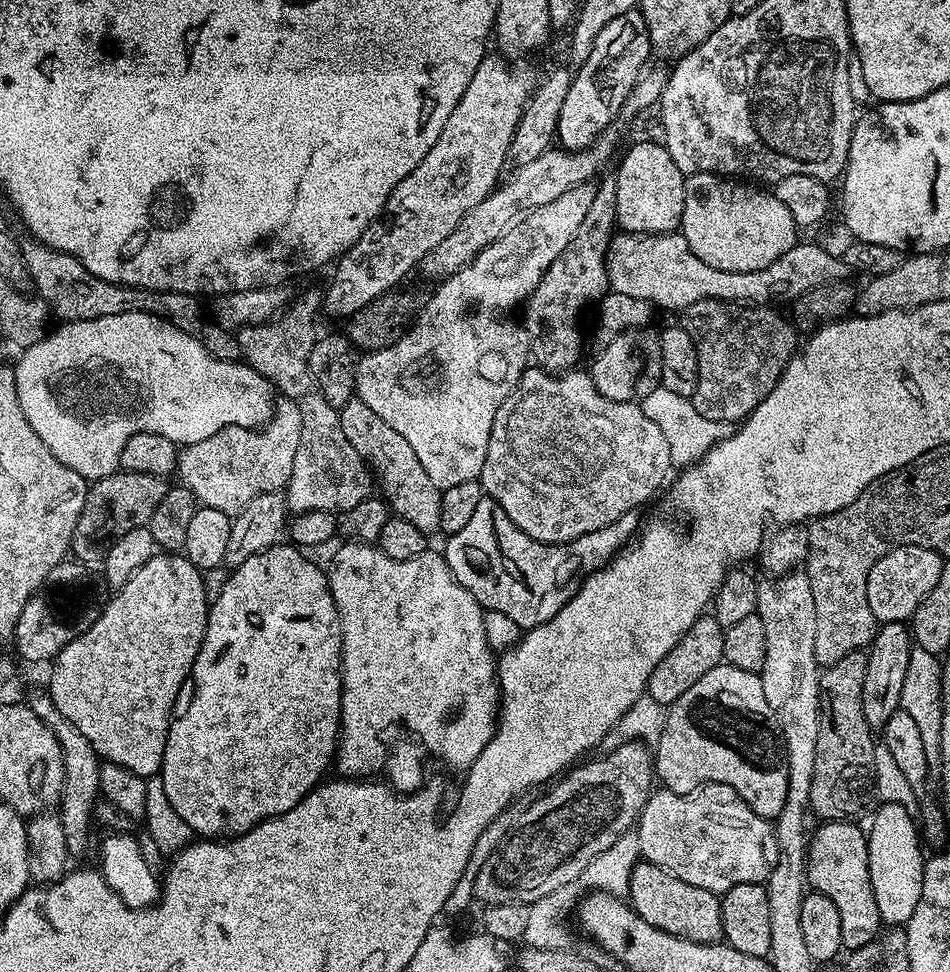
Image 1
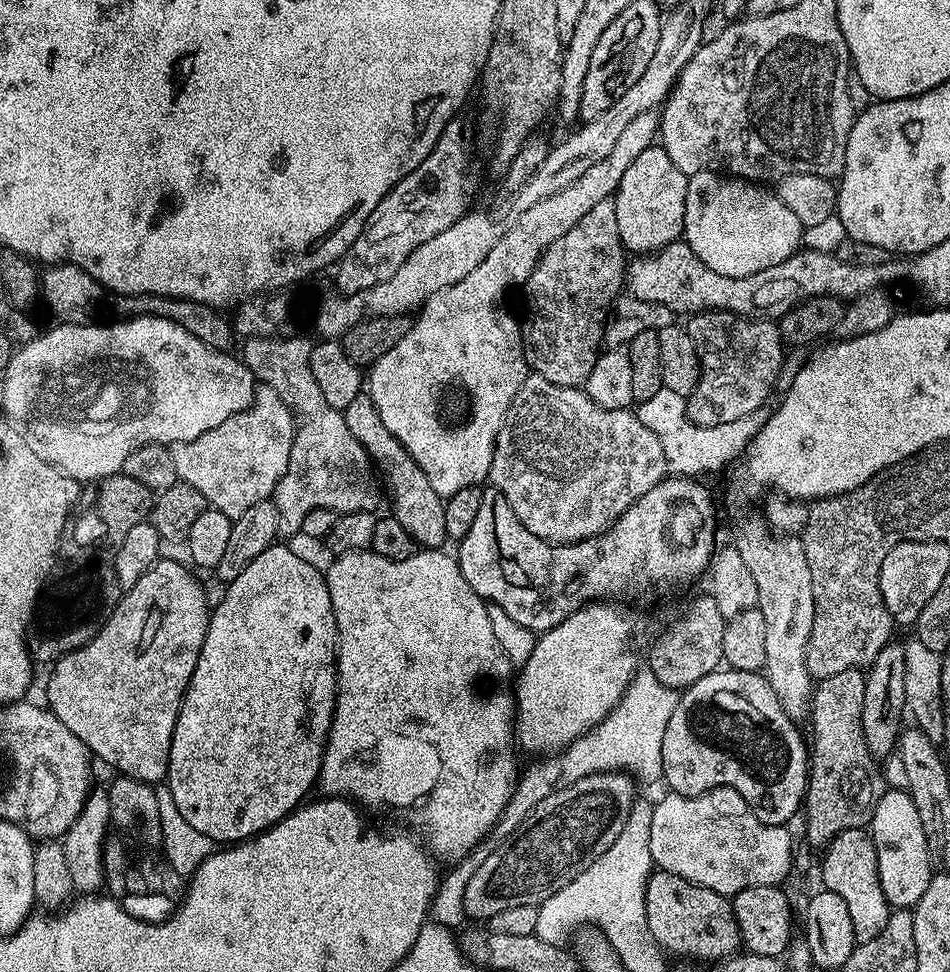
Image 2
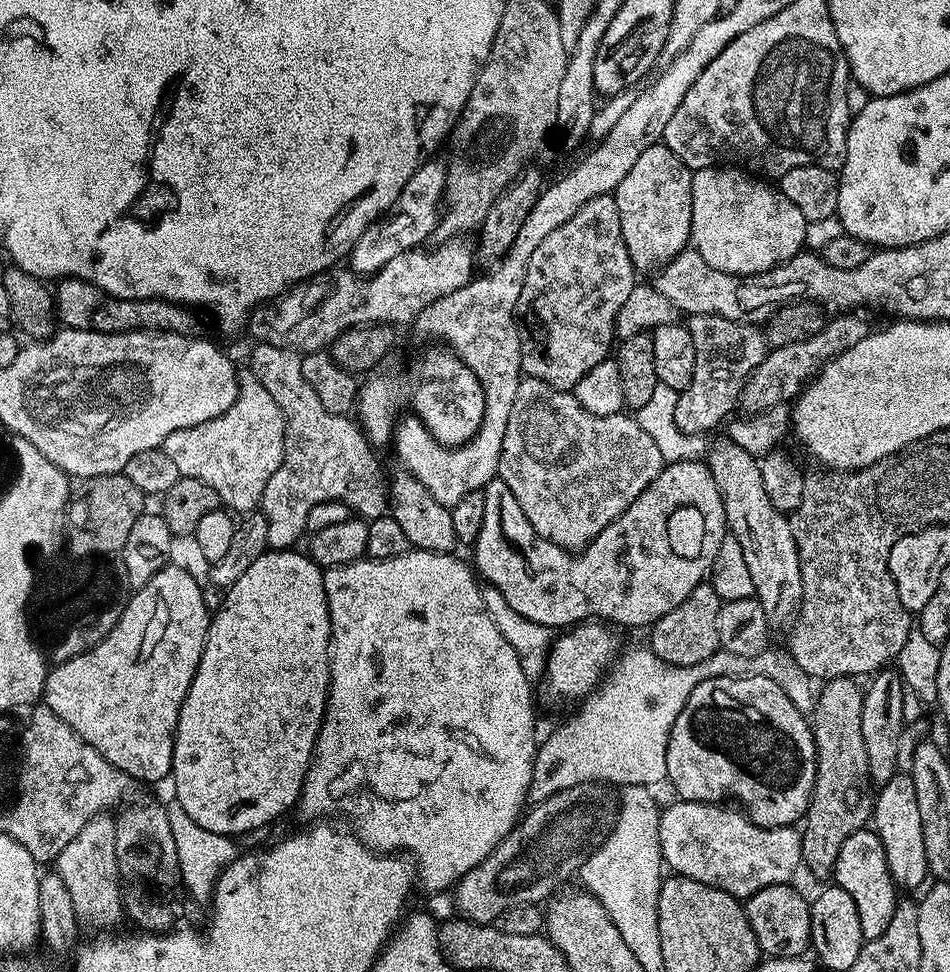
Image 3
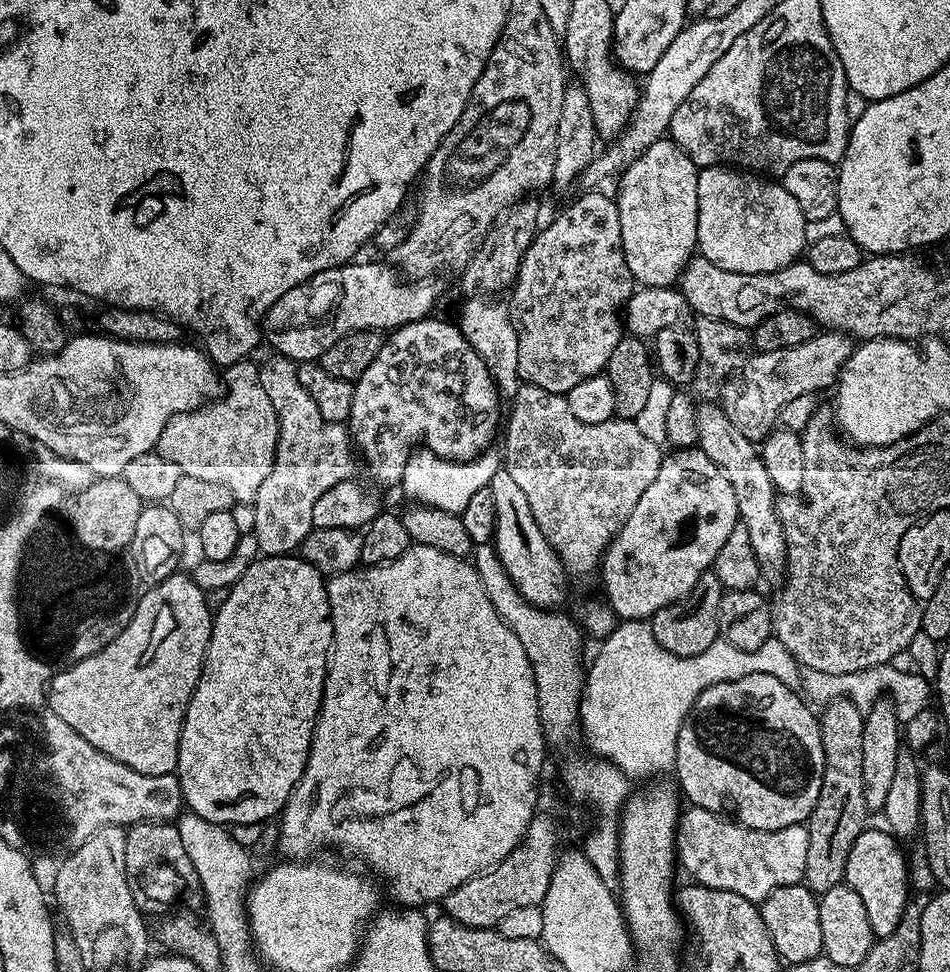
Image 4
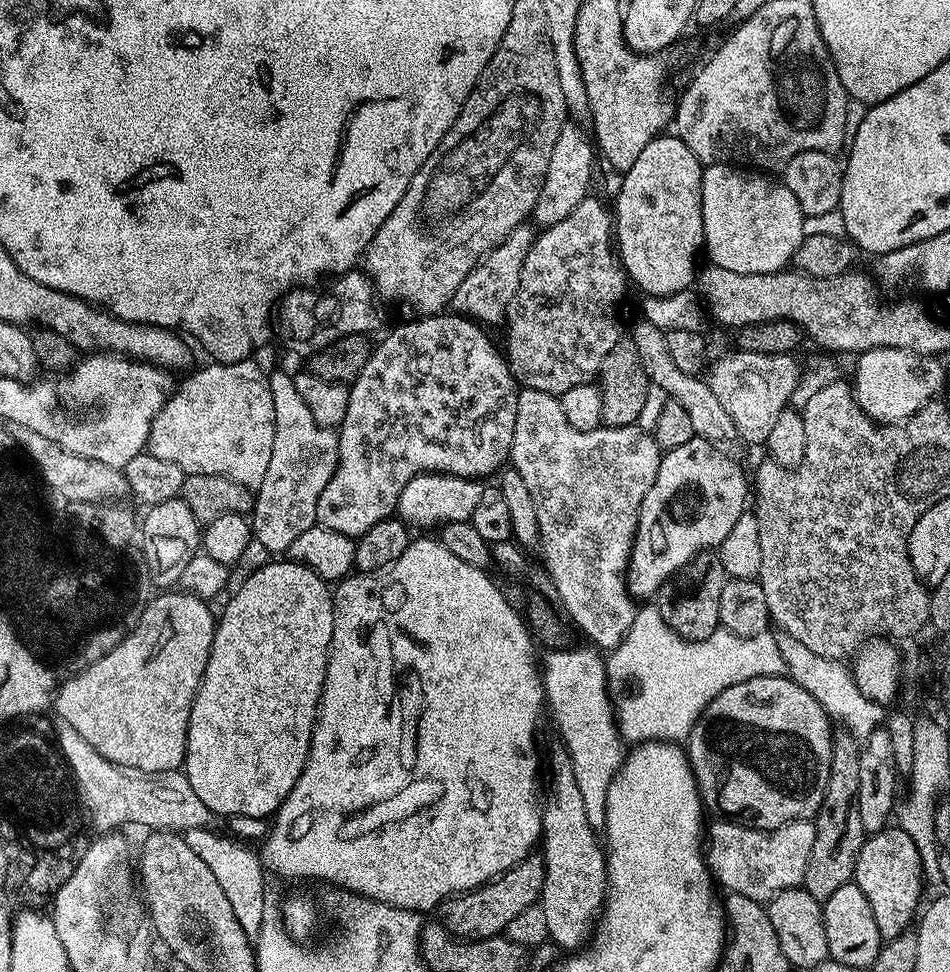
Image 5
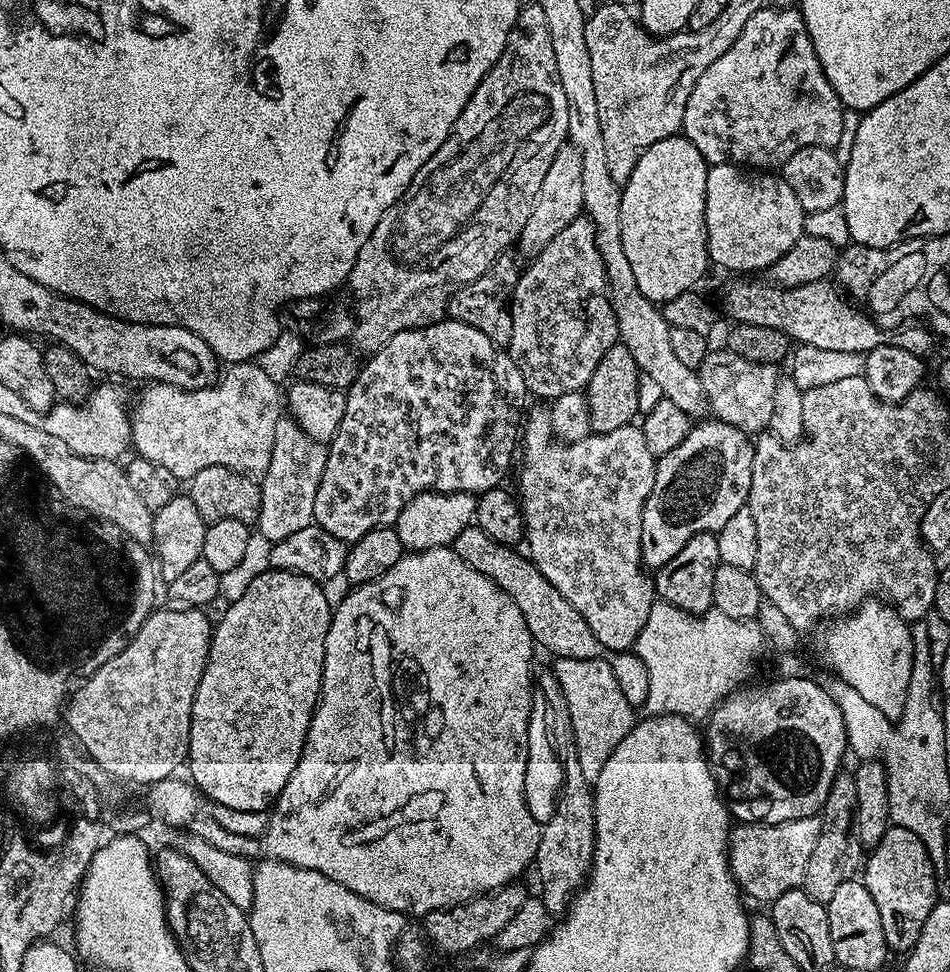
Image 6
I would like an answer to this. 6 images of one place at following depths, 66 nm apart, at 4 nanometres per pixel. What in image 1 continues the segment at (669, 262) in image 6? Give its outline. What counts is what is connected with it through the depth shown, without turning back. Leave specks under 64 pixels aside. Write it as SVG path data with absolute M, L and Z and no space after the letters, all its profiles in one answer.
M644 140L636 144L620 160L616 177L616 223L625 232L641 236L660 236L664 232L675 232L682 222L682 206L686 202L684 182L686 173L674 166L674 158L664 149L663 143Z

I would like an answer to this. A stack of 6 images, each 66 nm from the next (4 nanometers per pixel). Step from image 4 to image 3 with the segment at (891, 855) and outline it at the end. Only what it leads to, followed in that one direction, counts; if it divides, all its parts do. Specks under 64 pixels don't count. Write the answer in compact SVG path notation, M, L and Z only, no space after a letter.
M862 827L846 842L842 842L842 850L838 850L838 862L834 873L835 887L846 890L850 898L854 898L854 906L858 906L858 922L862 922L862 934L865 941L878 938L888 927L894 915L898 901L898 887L892 880L887 866L883 844L875 831Z

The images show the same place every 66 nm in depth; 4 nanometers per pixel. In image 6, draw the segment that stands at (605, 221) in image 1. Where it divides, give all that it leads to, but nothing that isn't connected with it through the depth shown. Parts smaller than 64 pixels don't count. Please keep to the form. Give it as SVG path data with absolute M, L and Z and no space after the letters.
M581 214L570 222L547 243L541 253L531 257L527 264L528 269L525 267L521 271L516 288L512 292L510 307L514 334L510 334L506 351L511 356L514 366L522 370L522 378L529 393L533 397L541 396L545 402L551 402L562 394L587 389L590 374L594 374L598 362L602 362L602 354L606 354L606 350L610 350L610 346L618 342L618 326L608 297L608 279L602 254L598 254L596 227L589 222L587 216Z

